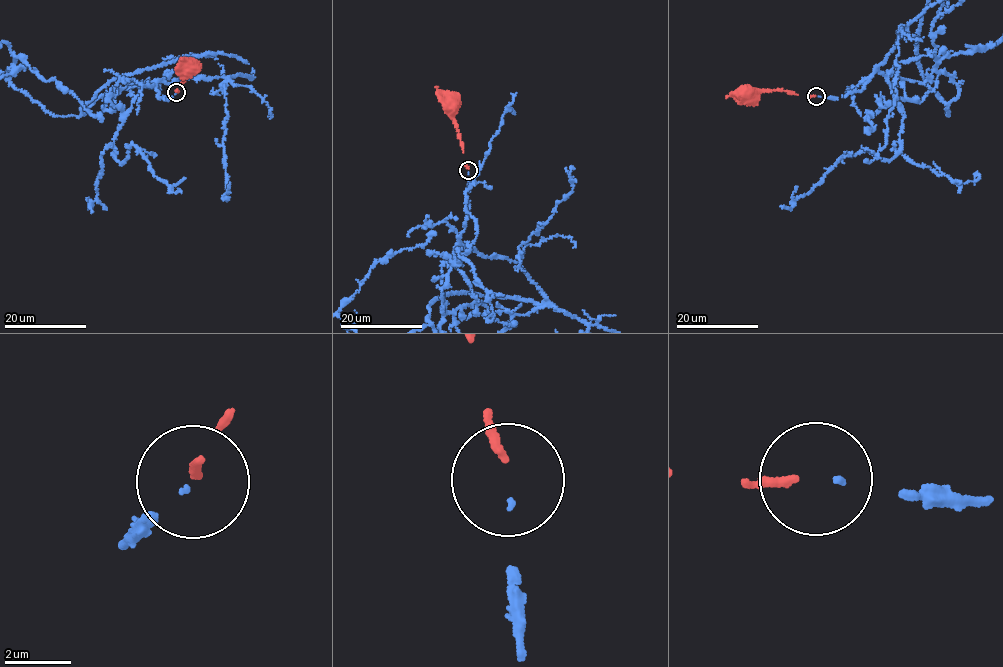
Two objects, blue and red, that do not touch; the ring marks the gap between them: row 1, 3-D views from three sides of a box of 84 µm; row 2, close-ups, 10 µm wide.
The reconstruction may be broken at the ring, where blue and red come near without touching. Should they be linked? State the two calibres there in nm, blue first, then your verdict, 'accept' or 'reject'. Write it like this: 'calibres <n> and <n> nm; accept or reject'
calibres 110 and 240 nm; accept

